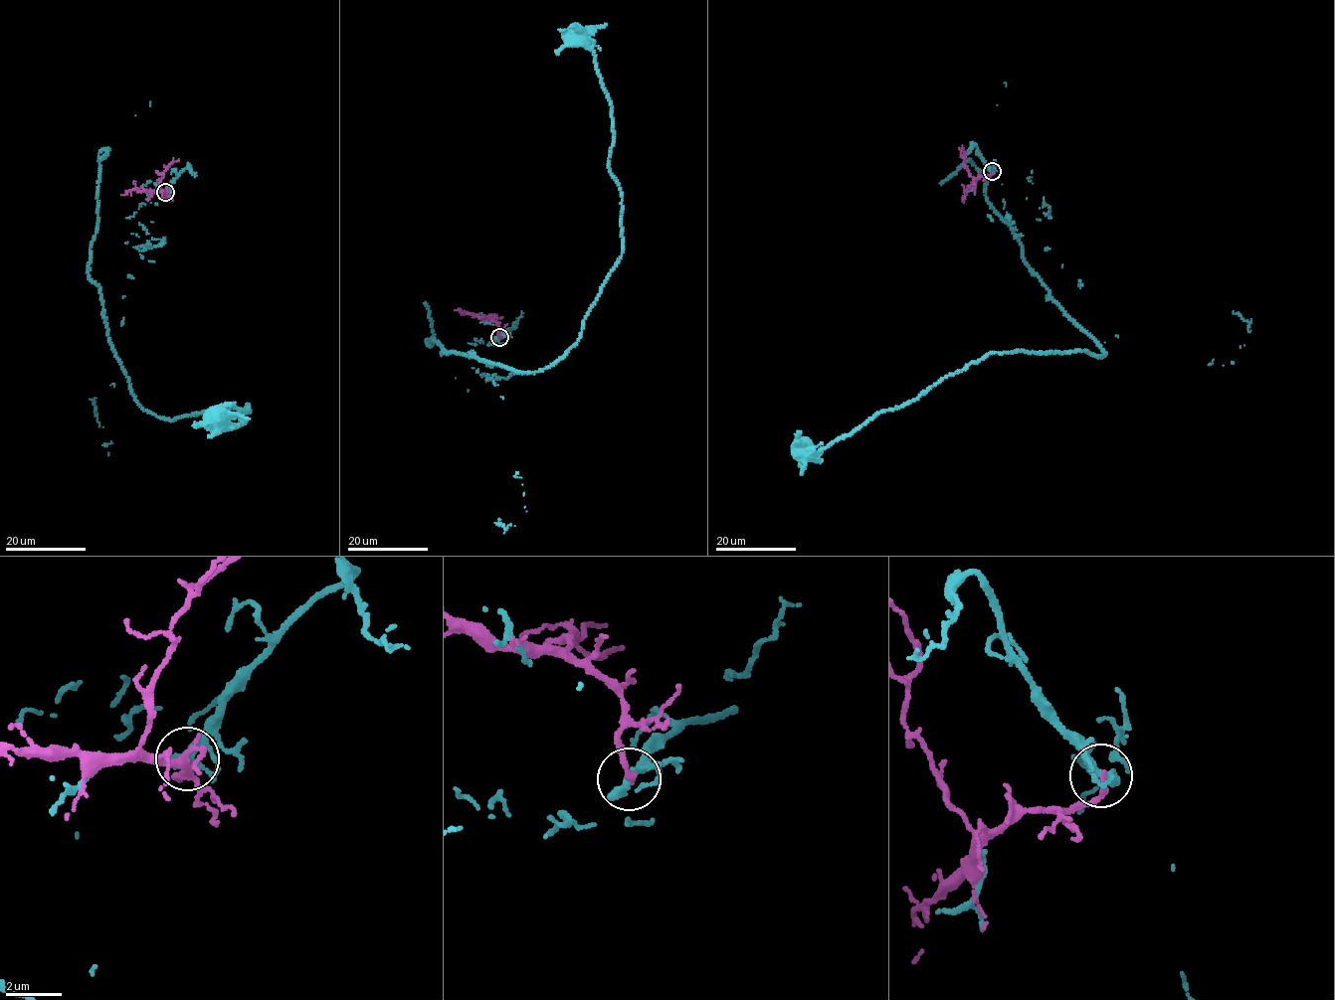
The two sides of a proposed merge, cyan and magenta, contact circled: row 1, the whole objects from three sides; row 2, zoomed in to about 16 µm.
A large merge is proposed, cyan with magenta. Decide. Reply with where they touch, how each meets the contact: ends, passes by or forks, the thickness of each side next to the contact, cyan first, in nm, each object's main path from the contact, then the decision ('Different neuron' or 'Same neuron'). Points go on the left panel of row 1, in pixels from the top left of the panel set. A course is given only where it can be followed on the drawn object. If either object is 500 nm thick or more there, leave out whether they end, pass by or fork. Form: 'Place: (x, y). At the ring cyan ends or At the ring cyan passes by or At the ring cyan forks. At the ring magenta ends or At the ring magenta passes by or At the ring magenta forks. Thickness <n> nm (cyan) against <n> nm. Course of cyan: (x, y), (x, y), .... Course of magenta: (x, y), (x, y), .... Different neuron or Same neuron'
Place: (165, 192). At the ring cyan passes by. At the ring magenta ends. Thickness 320 nm (cyan) against 220 nm. Course of cyan: (165, 192), (99, 222), (89, 274), (143, 409), (172, 419), (249, 404), (236, 425), (217, 416). Course of magenta: (165, 192), (165, 194), (133, 189), (120, 195). Different neuron

